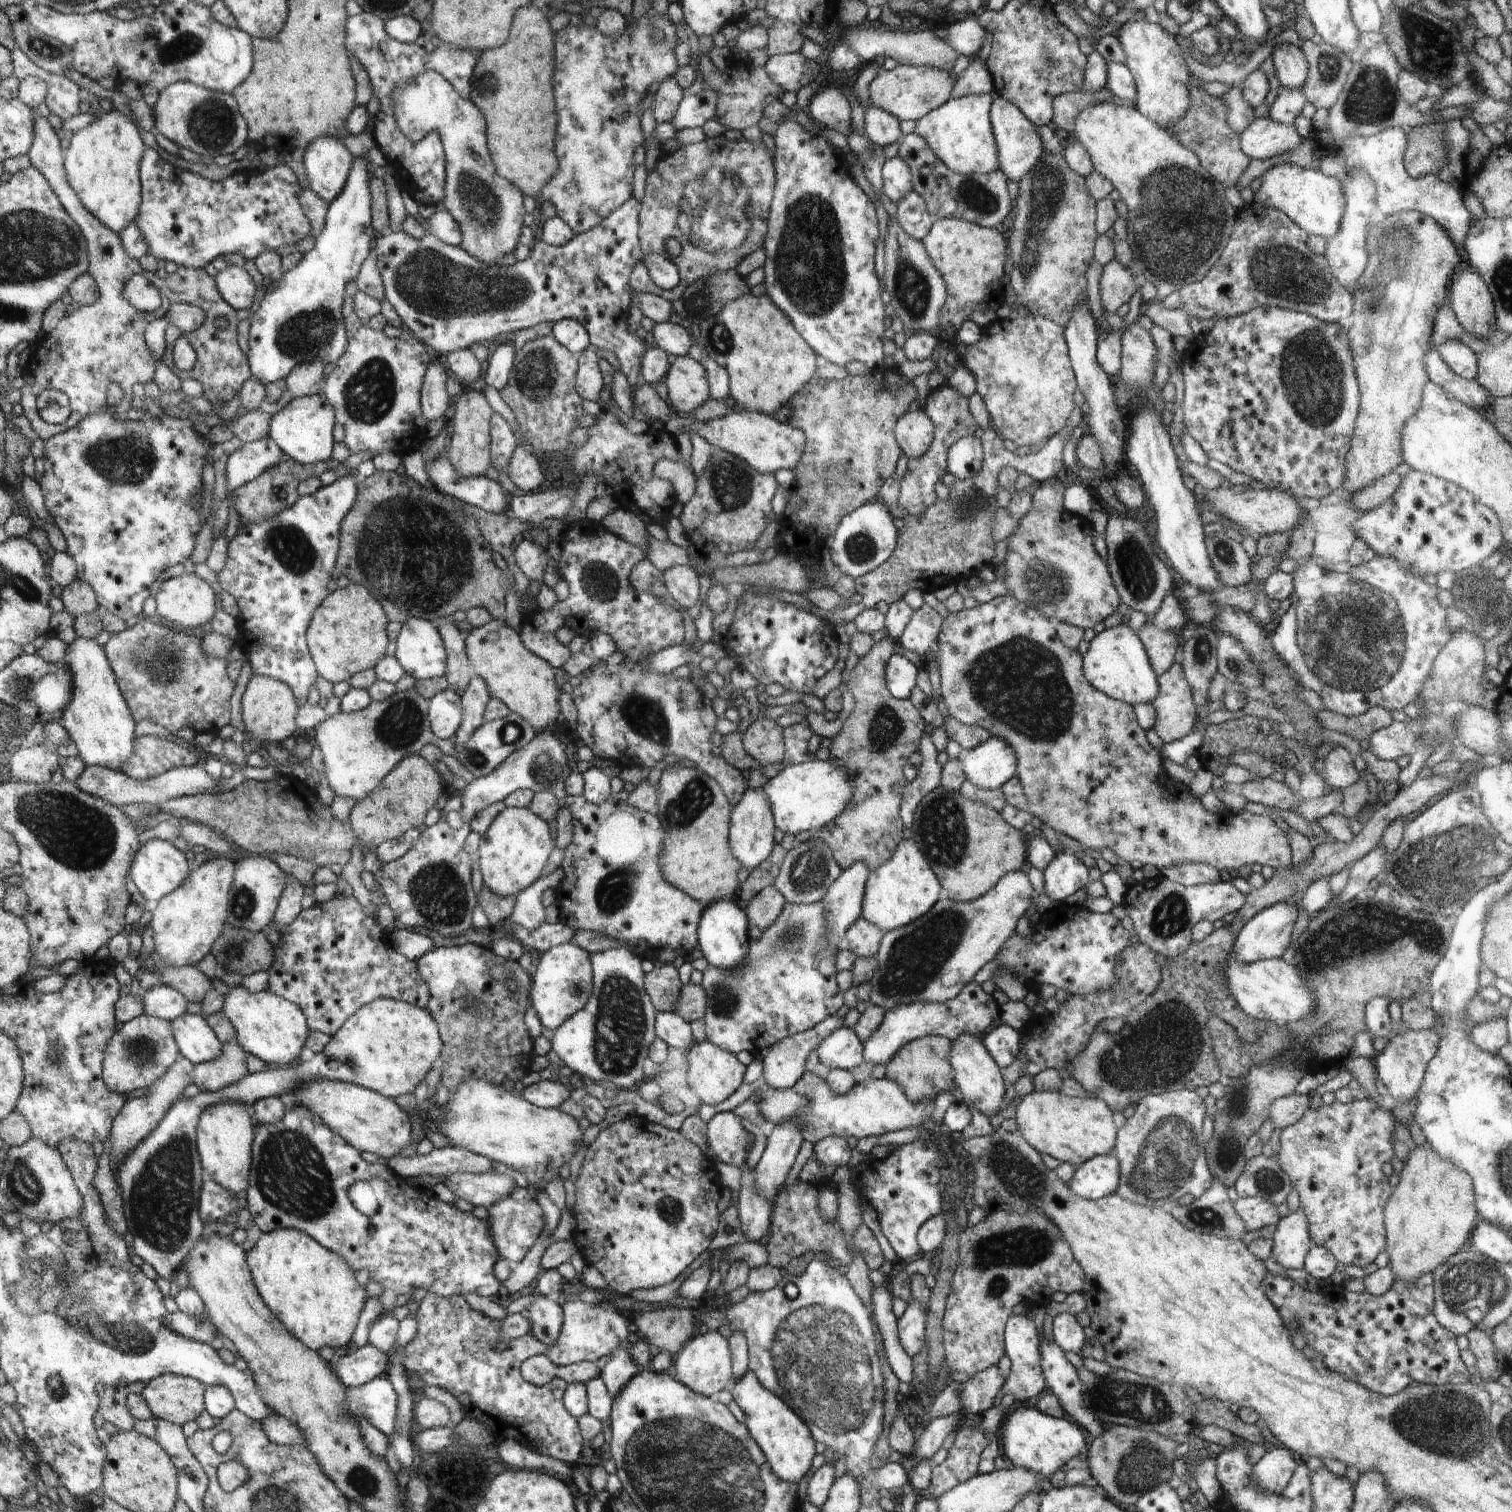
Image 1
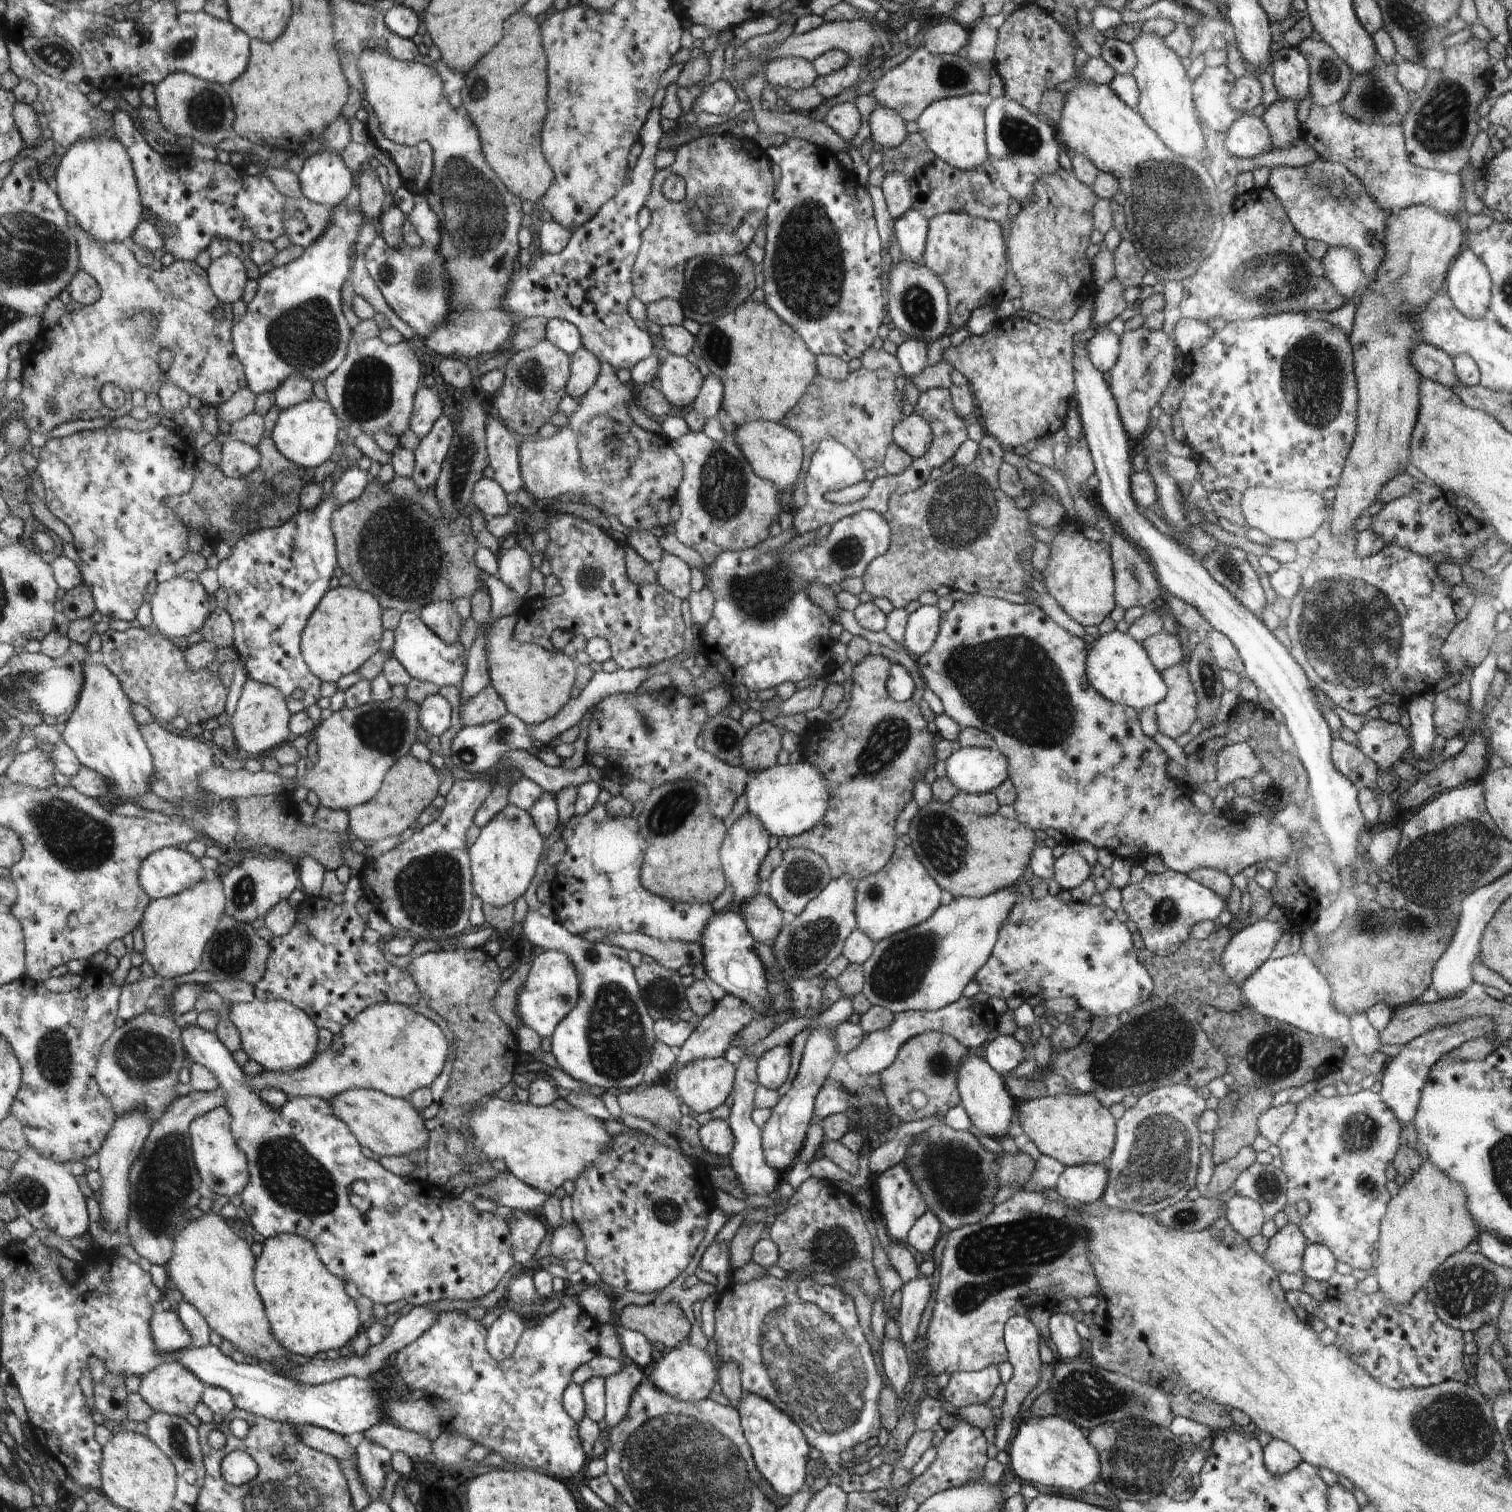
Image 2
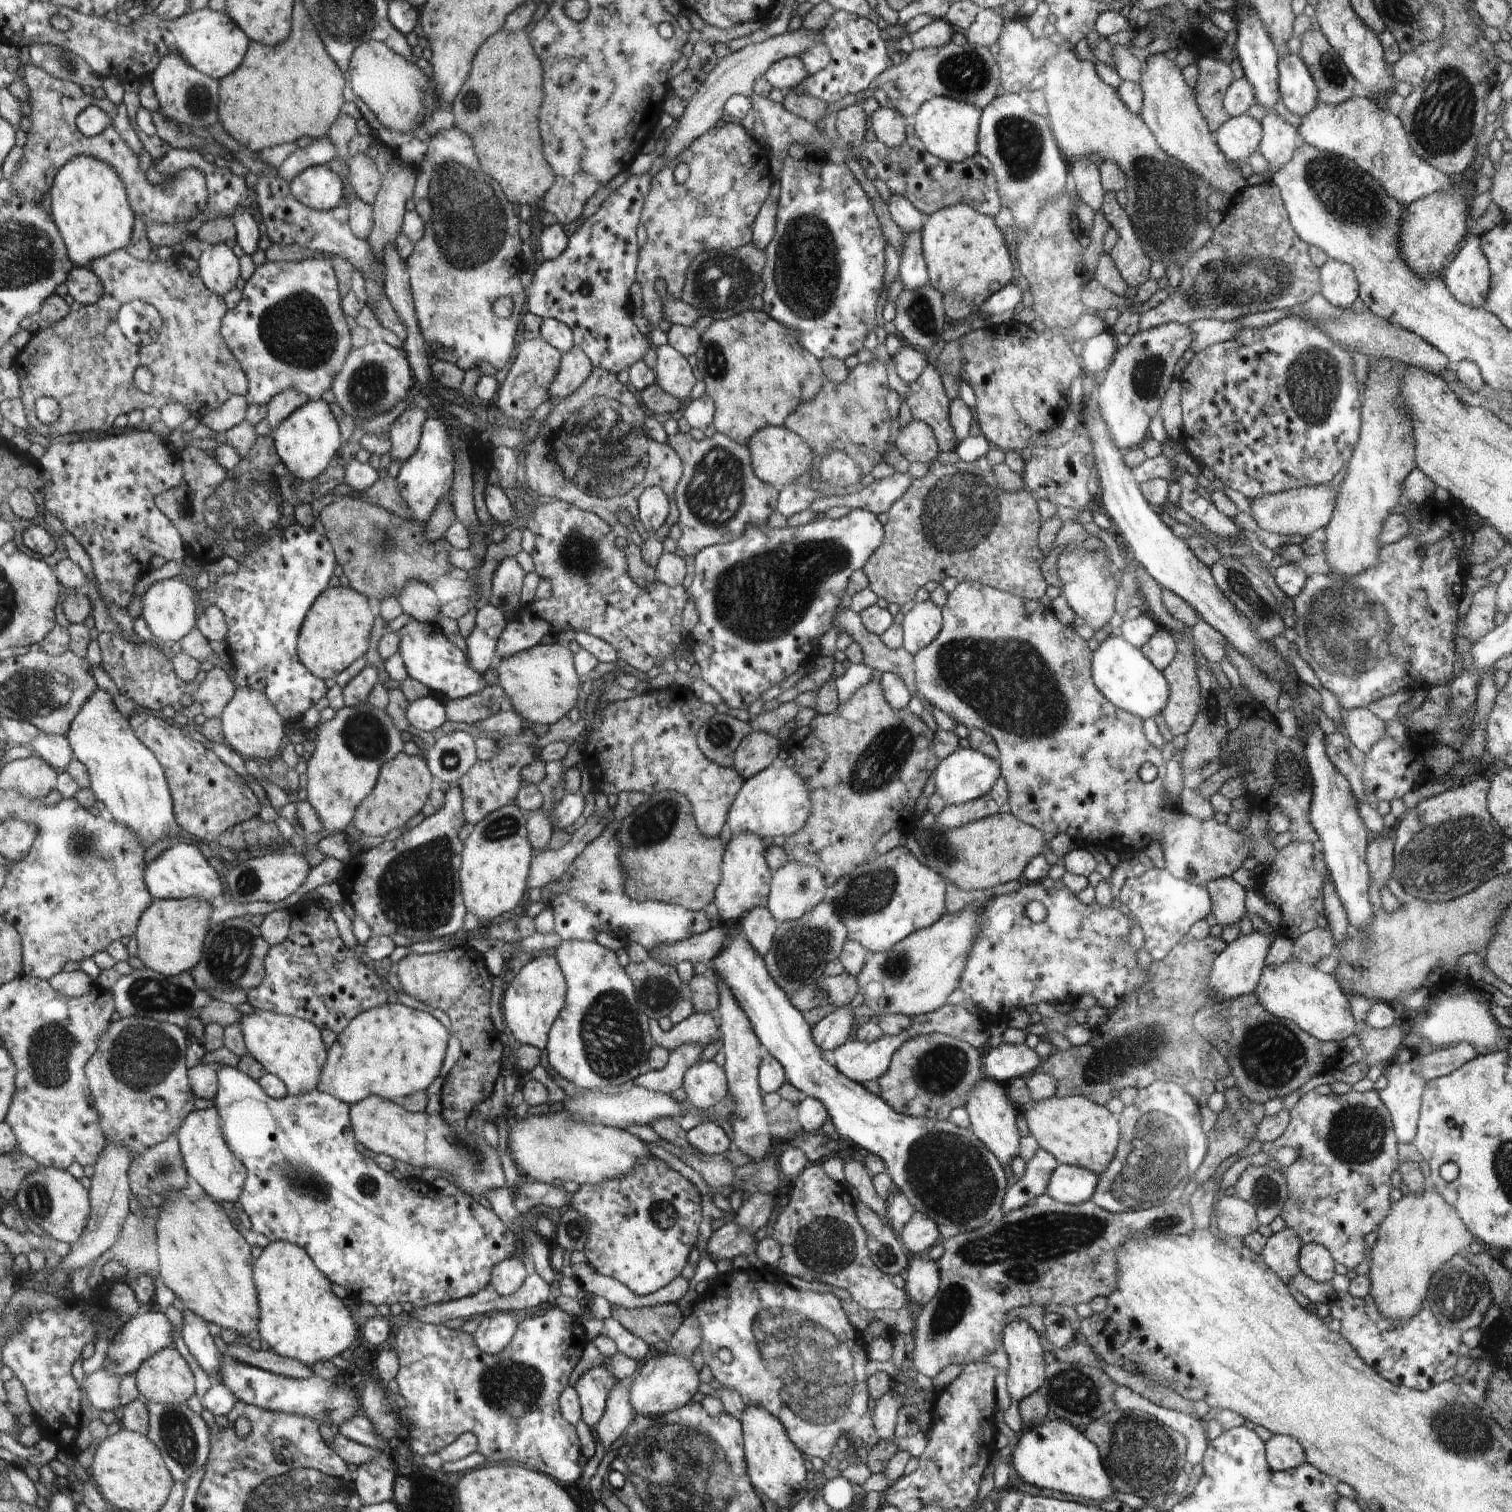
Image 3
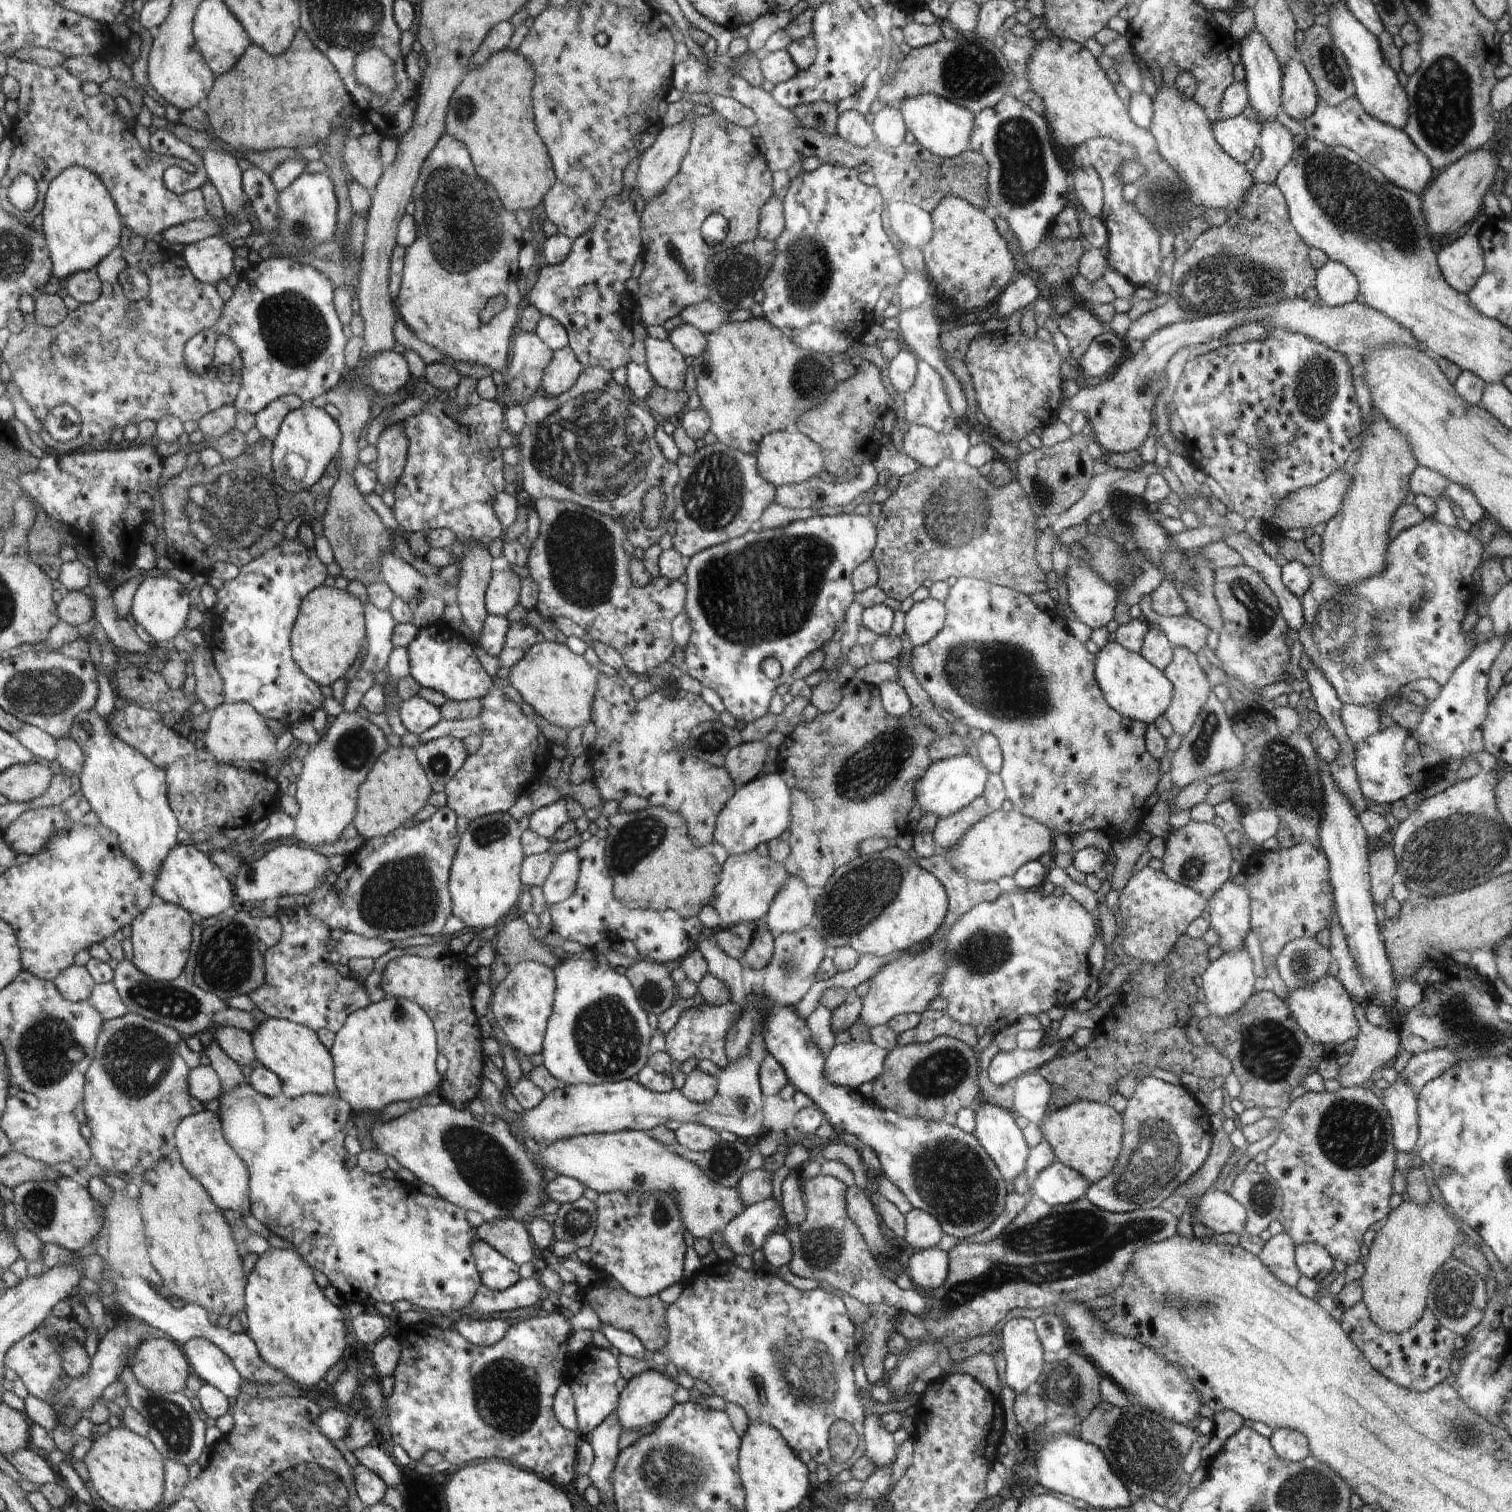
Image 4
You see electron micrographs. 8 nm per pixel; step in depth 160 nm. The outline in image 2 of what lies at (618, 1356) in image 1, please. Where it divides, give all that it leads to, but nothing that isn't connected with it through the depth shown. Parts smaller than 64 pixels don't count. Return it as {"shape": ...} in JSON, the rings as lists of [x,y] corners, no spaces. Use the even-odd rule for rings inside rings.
{"shape":[[[626,1361],[618,1373],[606,1378],[606,1417],[603,1419],[610,1432],[628,1410],[630,1397],[635,1388],[645,1380],[644,1370],[632,1362]]]}

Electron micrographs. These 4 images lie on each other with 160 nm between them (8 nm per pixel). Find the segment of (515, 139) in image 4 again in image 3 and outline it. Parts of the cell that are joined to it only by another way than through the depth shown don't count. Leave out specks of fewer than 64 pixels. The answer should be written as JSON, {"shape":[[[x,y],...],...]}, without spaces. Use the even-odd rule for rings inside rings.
{"shape":[[[500,30],[496,38],[487,38],[482,48],[475,54],[466,84],[451,102],[456,127],[476,138],[476,154],[480,154],[480,162],[484,162],[484,170],[488,170],[488,174],[492,174],[492,178],[500,182],[500,186],[504,186],[504,194],[508,194],[508,198],[512,198],[512,203],[516,202],[516,205],[535,205],[555,184],[555,172],[544,160],[538,130],[542,86],[543,68],[531,45],[530,35],[525,30],[516,32]]]}

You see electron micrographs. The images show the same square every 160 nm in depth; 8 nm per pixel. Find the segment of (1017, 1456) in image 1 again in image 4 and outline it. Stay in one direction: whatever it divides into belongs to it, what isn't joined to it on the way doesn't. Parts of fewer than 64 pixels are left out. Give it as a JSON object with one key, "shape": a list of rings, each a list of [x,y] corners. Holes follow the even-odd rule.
{"shape":[[[1076,1432],[1064,1433],[1054,1441],[1046,1441],[1035,1454],[1034,1480],[1044,1488],[1059,1494],[1083,1500],[1086,1506],[1112,1509],[1133,1504],[1131,1494],[1114,1471],[1106,1455],[1095,1444],[1086,1442]]]}

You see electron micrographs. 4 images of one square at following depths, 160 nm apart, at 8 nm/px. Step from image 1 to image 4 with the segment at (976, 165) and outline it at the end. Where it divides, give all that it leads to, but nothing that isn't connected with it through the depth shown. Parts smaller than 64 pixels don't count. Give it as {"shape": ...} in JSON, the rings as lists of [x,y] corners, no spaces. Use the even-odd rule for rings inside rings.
{"shape":[[[928,93],[905,100],[900,109],[903,110],[904,122],[907,123],[908,130],[914,134],[916,141],[932,151],[932,154],[952,158],[958,157],[959,154],[970,148],[975,115],[967,108],[942,98],[942,96]]]}

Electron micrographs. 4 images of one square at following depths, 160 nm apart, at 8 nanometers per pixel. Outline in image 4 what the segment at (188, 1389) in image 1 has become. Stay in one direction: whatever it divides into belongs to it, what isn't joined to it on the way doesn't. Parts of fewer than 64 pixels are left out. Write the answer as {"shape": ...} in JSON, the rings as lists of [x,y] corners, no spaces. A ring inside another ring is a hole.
{"shape":[[[170,1337],[146,1341],[131,1366],[137,1379],[156,1392],[182,1392],[188,1376],[188,1362]]]}

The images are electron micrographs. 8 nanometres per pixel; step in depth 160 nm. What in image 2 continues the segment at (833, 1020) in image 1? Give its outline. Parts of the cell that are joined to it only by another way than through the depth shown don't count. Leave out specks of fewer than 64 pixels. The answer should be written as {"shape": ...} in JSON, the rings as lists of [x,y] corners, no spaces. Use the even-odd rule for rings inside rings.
{"shape":[[[790,1045],[775,1046],[764,1051],[757,1059],[757,1081],[760,1086],[778,1090],[788,1078],[790,1066]]]}

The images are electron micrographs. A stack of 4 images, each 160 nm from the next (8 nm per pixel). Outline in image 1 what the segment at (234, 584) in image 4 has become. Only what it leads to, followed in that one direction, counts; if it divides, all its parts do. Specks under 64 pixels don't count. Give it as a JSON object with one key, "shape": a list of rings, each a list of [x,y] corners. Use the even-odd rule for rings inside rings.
{"shape":[[[345,476],[312,494],[301,496],[292,508],[284,509],[275,517],[246,525],[229,541],[226,564],[217,574],[221,590],[232,594],[239,606],[237,620],[242,632],[235,638],[235,644],[242,644],[248,652],[254,673],[285,682],[299,699],[300,706],[308,700],[310,689],[318,676],[307,647],[306,631],[314,611],[329,595],[326,588],[332,580],[334,568],[338,566],[336,554],[341,549],[343,518],[354,508],[358,494],[358,478]]]}

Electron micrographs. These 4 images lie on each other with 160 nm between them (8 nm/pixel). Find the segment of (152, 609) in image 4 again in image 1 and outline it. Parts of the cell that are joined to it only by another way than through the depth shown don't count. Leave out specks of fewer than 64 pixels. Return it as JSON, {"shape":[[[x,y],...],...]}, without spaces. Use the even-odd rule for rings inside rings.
{"shape":[[[195,573],[165,581],[157,594],[158,618],[180,628],[196,628],[212,620],[216,612],[214,589]]]}

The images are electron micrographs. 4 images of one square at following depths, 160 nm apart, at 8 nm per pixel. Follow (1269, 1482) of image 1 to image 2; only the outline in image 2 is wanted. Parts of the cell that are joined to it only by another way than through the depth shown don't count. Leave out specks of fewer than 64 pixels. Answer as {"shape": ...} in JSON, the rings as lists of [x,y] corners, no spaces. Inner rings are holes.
{"shape":[[[1273,1438],[1263,1448],[1263,1461],[1273,1475],[1285,1475],[1293,1471],[1303,1460],[1293,1446]]]}

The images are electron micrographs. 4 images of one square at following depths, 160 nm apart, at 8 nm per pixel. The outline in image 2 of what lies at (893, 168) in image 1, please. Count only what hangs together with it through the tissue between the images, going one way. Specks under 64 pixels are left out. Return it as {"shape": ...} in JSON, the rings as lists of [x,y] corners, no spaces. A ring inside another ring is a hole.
{"shape":[[[886,173],[879,187],[883,190],[888,212],[894,220],[912,210],[914,200],[907,178],[902,173]]]}

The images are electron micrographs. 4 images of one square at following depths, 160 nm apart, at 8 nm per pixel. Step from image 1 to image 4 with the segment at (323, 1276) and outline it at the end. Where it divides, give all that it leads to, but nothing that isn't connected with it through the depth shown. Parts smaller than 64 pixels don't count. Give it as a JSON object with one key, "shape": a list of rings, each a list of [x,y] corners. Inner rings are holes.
{"shape":[[[271,1247],[260,1255],[252,1272],[248,1275],[246,1286],[245,1312],[248,1318],[248,1336],[254,1341],[260,1356],[272,1367],[283,1370],[288,1379],[306,1390],[314,1386],[320,1376],[342,1359],[346,1350],[346,1330],[342,1312],[322,1294],[314,1282],[314,1274],[308,1264],[293,1249]]]}

